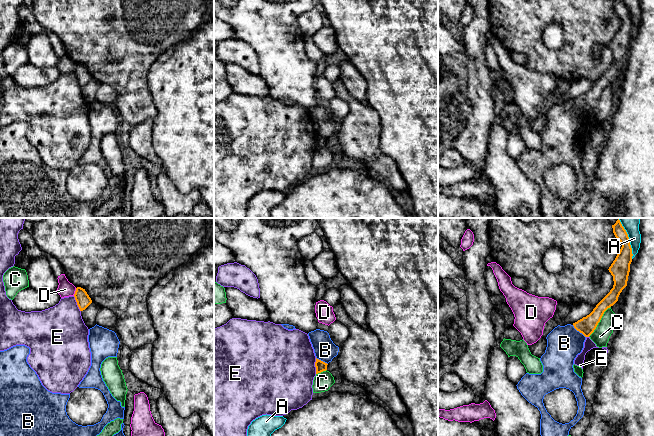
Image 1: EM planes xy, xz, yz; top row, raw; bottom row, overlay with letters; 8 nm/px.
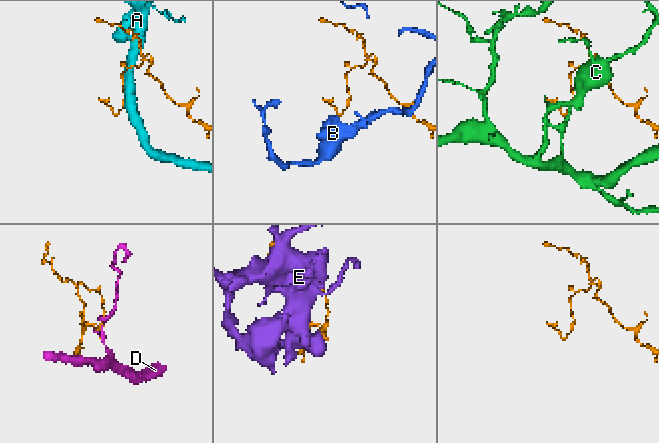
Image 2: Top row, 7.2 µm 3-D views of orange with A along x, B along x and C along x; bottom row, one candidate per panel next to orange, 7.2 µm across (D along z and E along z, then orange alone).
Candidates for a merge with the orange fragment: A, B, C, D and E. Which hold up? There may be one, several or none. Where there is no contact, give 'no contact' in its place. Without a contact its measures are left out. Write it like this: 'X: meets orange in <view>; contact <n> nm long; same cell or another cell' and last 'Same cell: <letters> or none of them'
A: meets orange in yz; contact 300 nm long; another cell
B: meets orange in yz; contact 150 nm long; another cell
C: meets orange in yz; contact 300 nm long; another cell
D: meets orange in xy; contact 70 nm long; another cell
E: meets orange in xz; contact 130 nm long; another cell
Same cell: none of them

